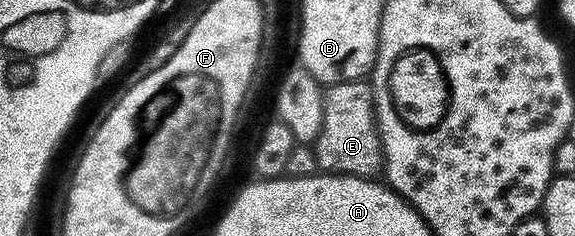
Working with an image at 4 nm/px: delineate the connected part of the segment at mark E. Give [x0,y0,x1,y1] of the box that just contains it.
[312,79,383,178]

